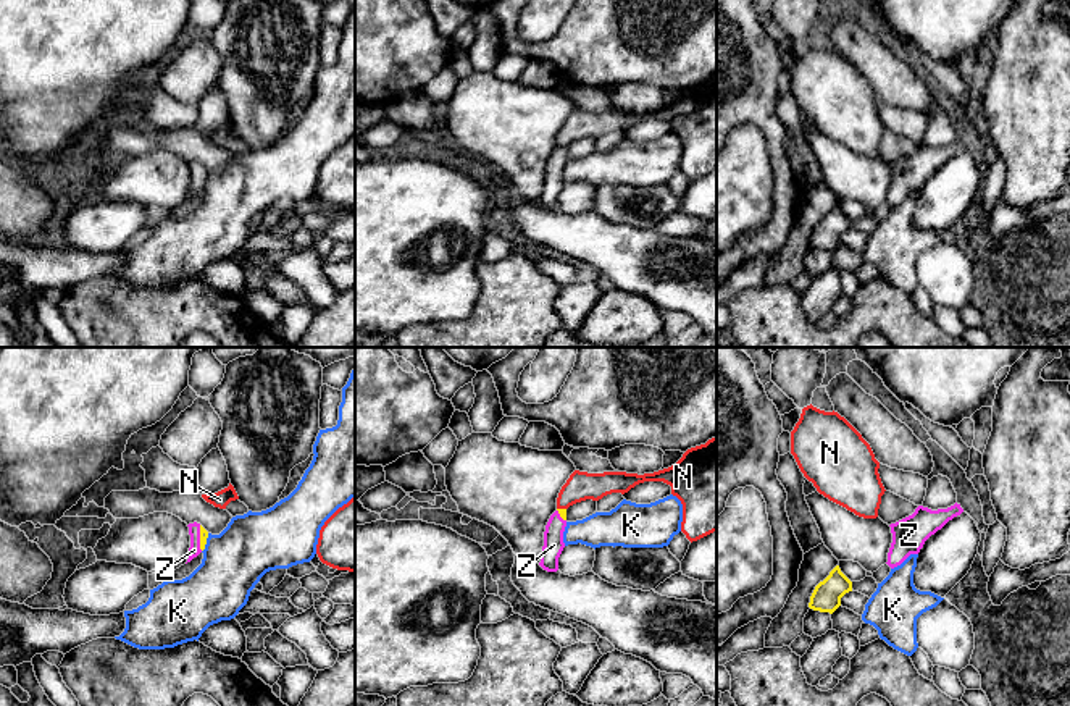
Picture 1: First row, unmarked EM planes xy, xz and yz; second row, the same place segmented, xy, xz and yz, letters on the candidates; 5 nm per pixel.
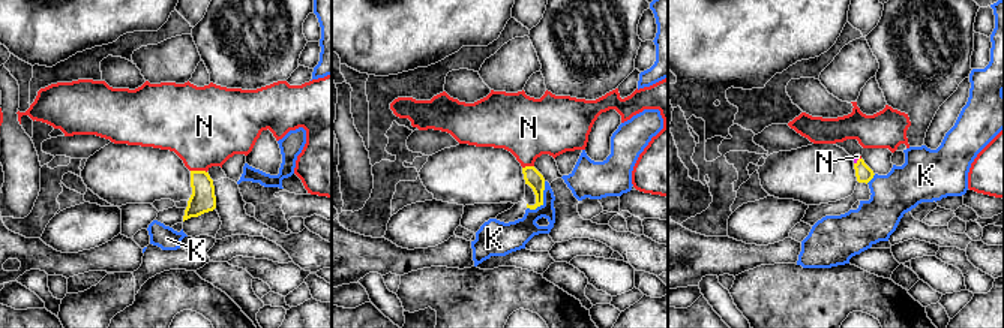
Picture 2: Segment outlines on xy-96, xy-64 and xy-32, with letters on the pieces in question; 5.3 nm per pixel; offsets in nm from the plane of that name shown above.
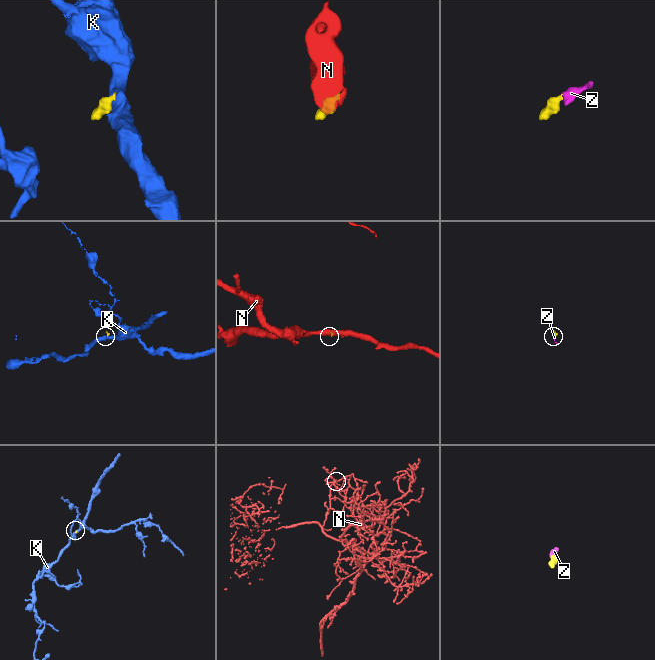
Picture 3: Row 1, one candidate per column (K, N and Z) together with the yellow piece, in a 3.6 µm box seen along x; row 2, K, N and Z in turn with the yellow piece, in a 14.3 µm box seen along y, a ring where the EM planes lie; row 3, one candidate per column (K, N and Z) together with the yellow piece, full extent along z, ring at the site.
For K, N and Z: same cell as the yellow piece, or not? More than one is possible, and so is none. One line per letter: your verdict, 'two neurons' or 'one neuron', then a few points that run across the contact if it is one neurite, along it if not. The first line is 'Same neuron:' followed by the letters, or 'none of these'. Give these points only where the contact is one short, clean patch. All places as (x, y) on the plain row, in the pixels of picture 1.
Same neuron: Z
K: two neurons; line xy (208, 172), (202, 189)
N: two neurons; line xz (557, 146), (565, 147)
Z: one neuron; line xy (204, 172), (200, 176), (194, 167)

